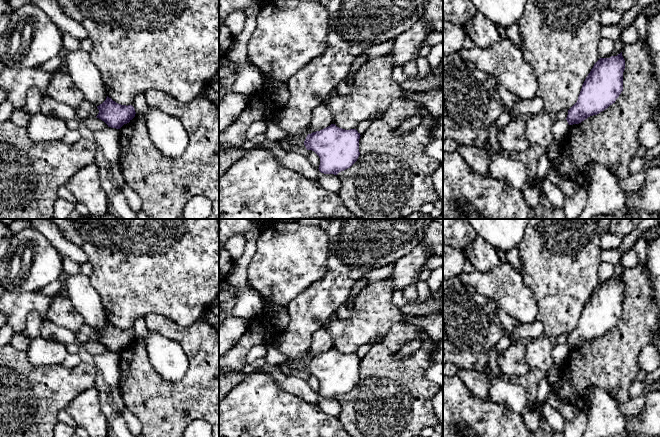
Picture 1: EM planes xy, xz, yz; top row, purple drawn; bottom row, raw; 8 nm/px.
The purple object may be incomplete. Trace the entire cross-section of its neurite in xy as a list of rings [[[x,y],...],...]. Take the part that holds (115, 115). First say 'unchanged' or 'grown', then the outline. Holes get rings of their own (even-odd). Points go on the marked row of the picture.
unchanged; [[[107,96],[106,100],[97,106],[99,113],[97,118],[104,121],[108,127],[120,129],[135,117],[135,109],[132,105],[121,105]]]

